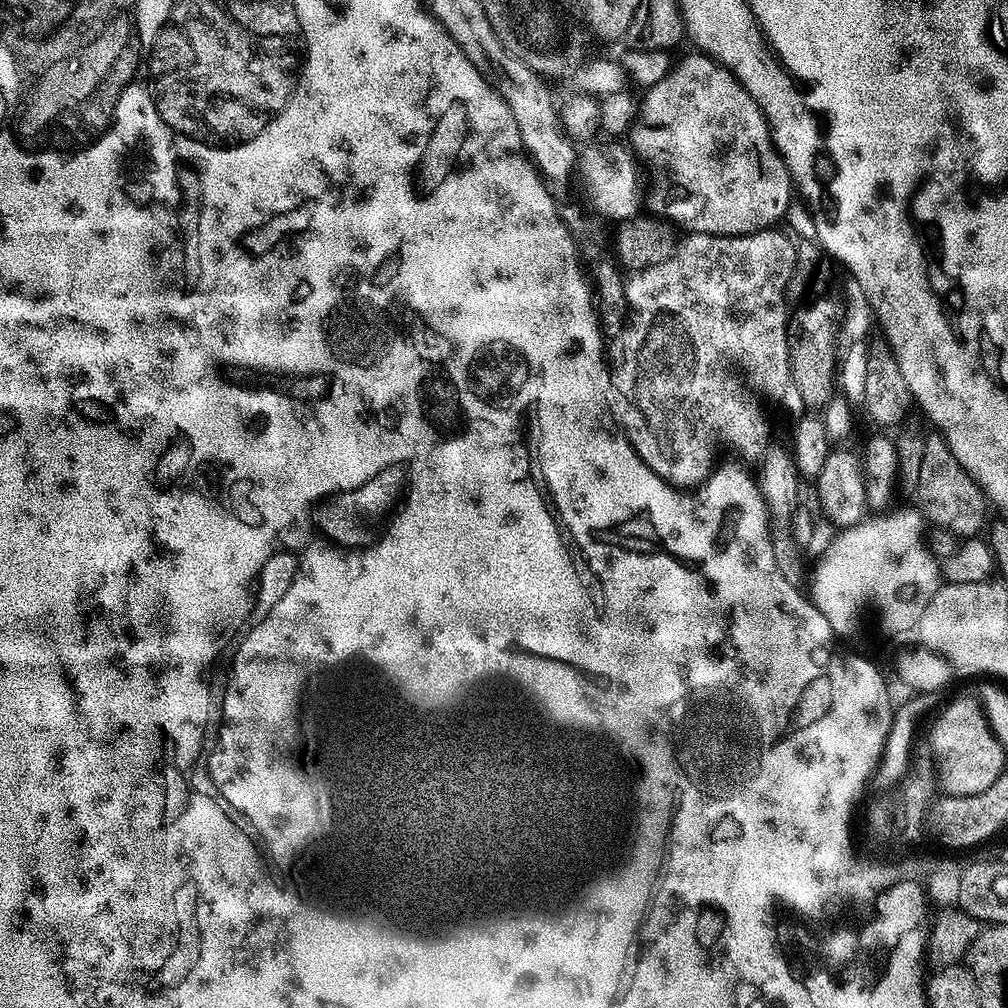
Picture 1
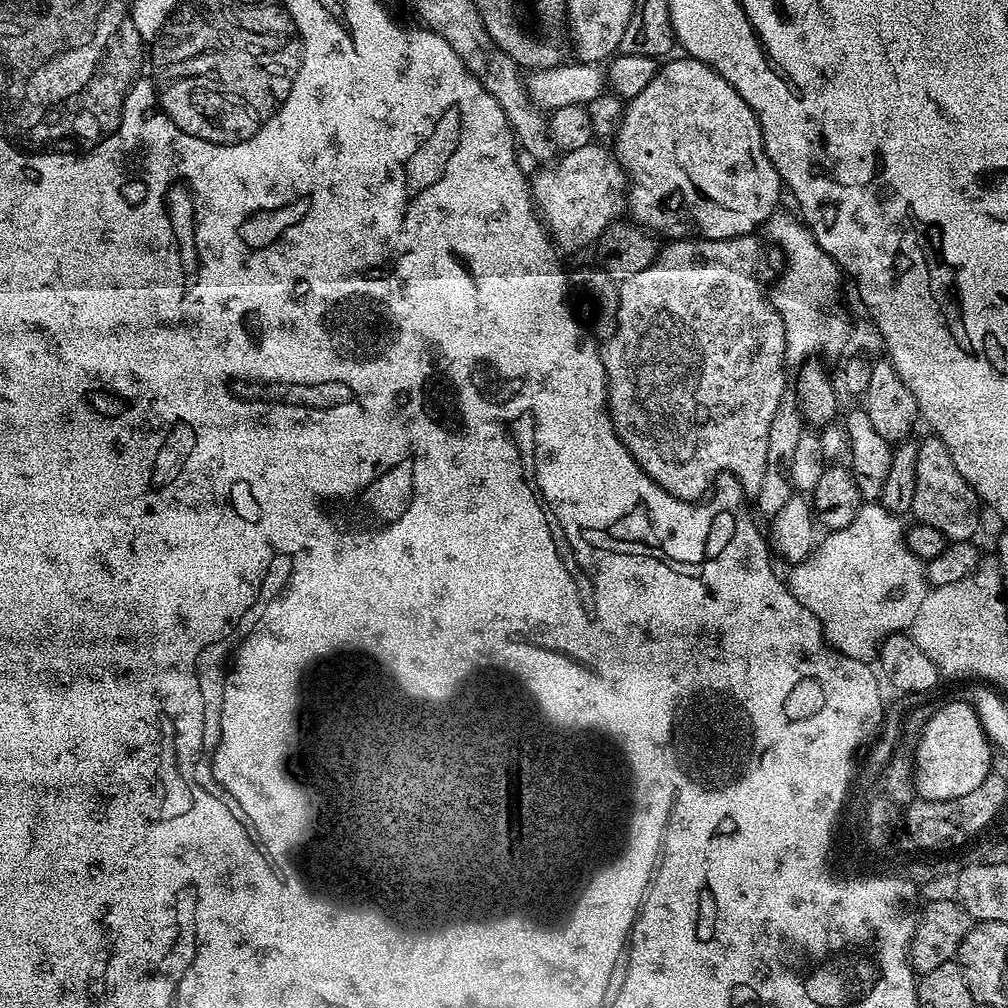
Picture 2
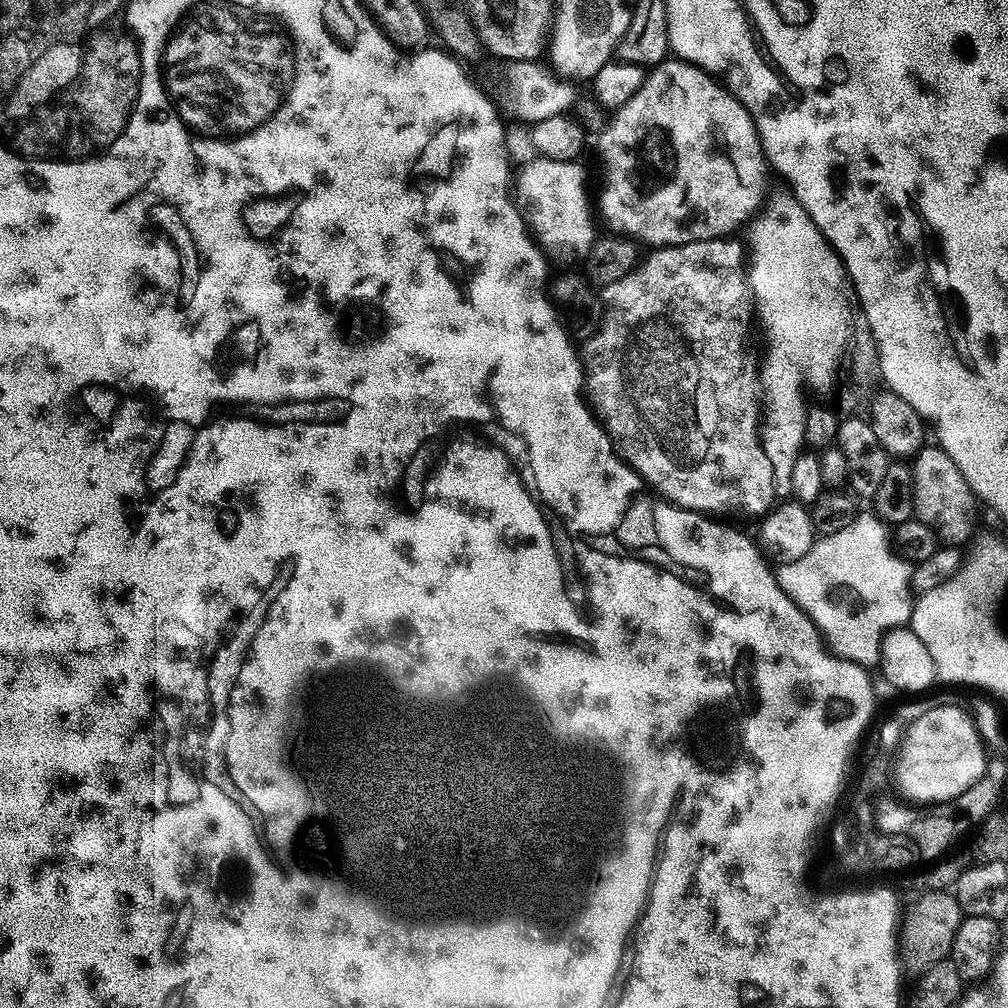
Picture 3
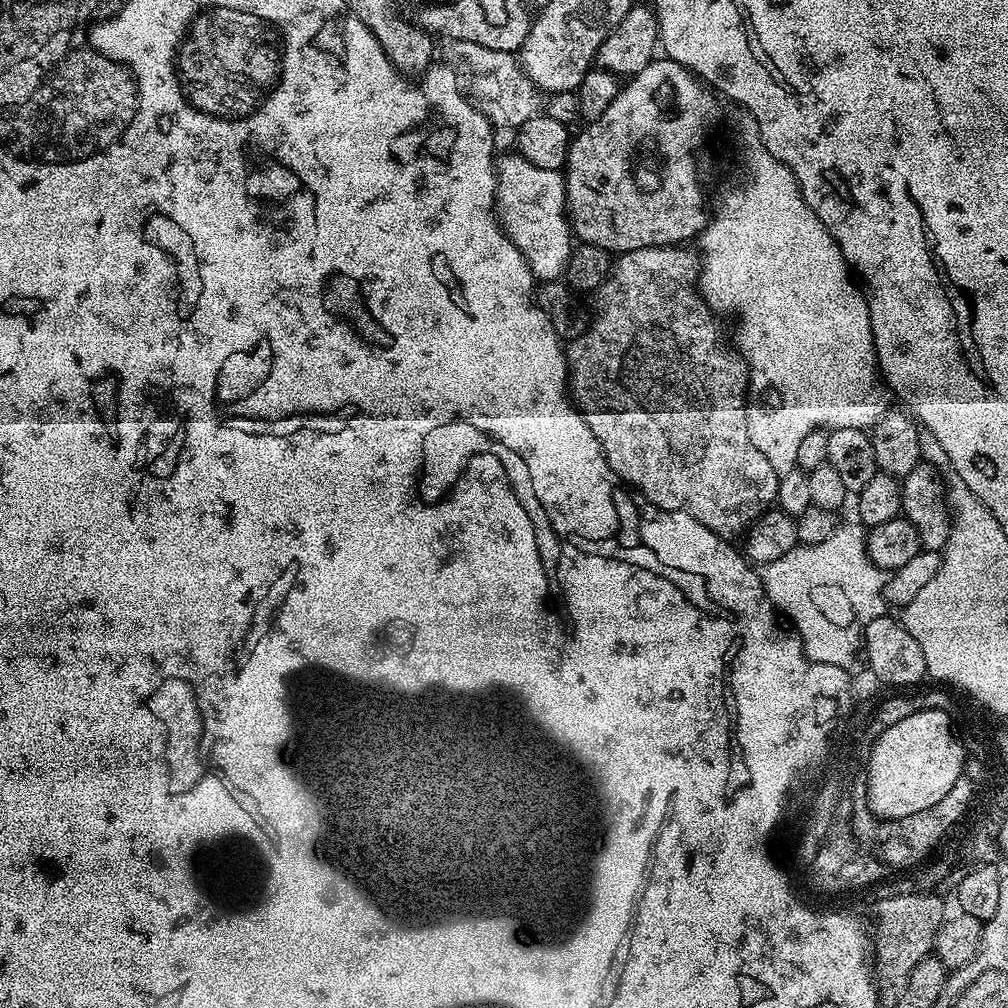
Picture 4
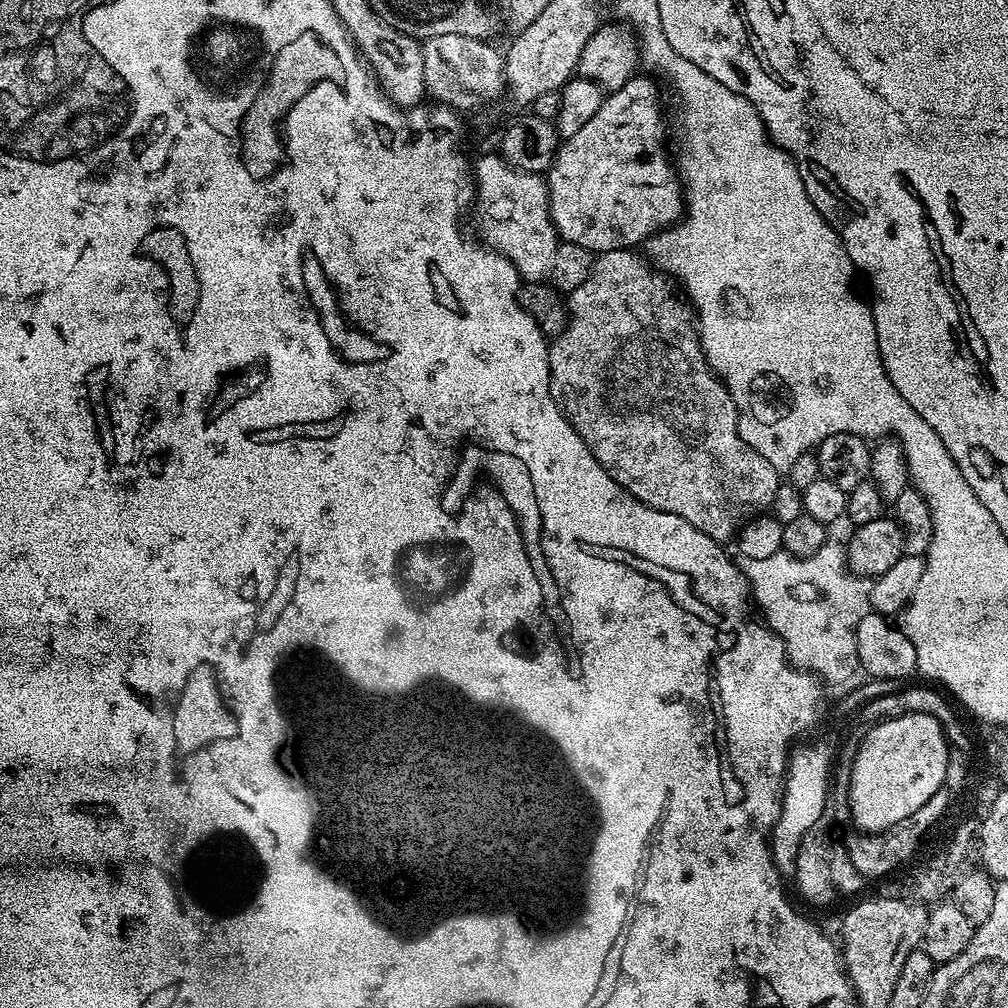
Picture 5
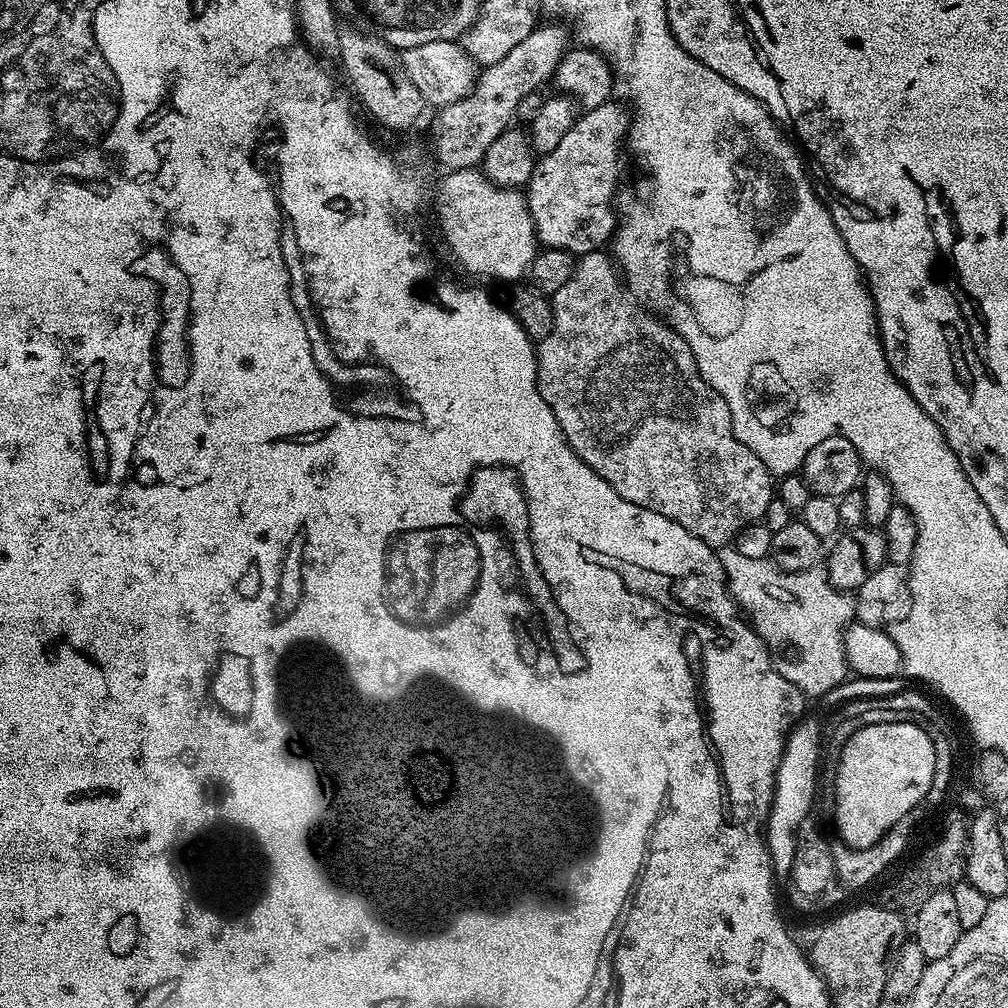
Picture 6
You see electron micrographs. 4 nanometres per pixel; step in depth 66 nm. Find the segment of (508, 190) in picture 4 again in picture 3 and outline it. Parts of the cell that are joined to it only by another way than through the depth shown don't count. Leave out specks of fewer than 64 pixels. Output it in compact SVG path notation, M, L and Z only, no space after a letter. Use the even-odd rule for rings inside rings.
M542 155L529 159L519 165L514 176L514 199L529 233L533 240L540 245L545 257L549 261L564 264L560 266L576 266L576 263L587 261L592 245L598 239L598 231L592 225L594 208L588 205L588 188L584 185L584 168L576 160L558 162Z

